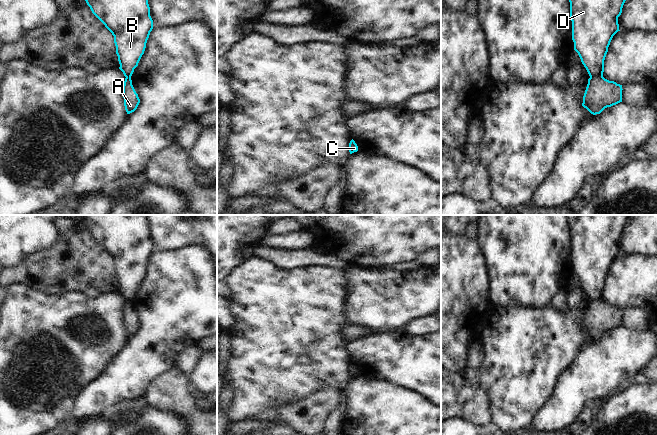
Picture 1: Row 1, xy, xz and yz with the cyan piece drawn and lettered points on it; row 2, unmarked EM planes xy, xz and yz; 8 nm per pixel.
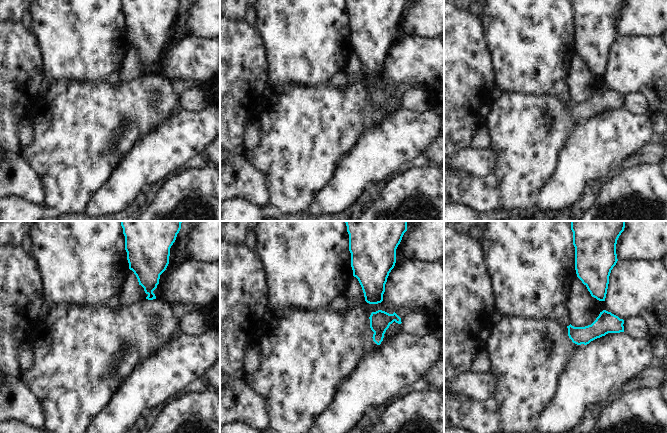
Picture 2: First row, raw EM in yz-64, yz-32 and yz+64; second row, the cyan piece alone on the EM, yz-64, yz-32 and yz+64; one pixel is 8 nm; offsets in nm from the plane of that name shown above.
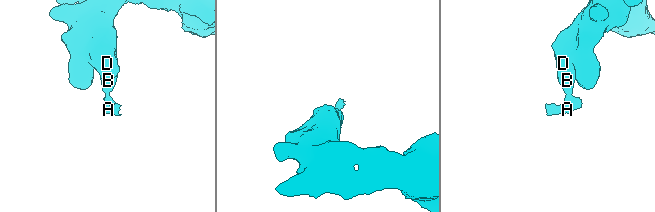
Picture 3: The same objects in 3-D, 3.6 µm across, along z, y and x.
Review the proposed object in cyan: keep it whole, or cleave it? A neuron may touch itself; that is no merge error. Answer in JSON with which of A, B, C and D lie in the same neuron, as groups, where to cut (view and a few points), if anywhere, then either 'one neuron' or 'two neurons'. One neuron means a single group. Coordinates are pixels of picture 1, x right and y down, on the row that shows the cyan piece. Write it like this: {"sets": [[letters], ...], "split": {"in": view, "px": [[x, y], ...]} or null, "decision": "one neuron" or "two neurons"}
{"sets": [["A", "C"], ["B", "D"]], "split": {"in": "yz", "px": [[602, 75], [590, 77]]}, "decision": "two neurons"}

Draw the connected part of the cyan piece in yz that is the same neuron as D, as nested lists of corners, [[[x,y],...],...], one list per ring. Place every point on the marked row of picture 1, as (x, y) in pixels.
[[[569,0],[574,50],[590,77],[602,77],[604,60],[613,36],[620,31],[618,17],[626,0]]]

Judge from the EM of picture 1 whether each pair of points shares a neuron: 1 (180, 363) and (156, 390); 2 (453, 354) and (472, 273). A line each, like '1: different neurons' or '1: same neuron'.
1: different neurons
2: same neuron

